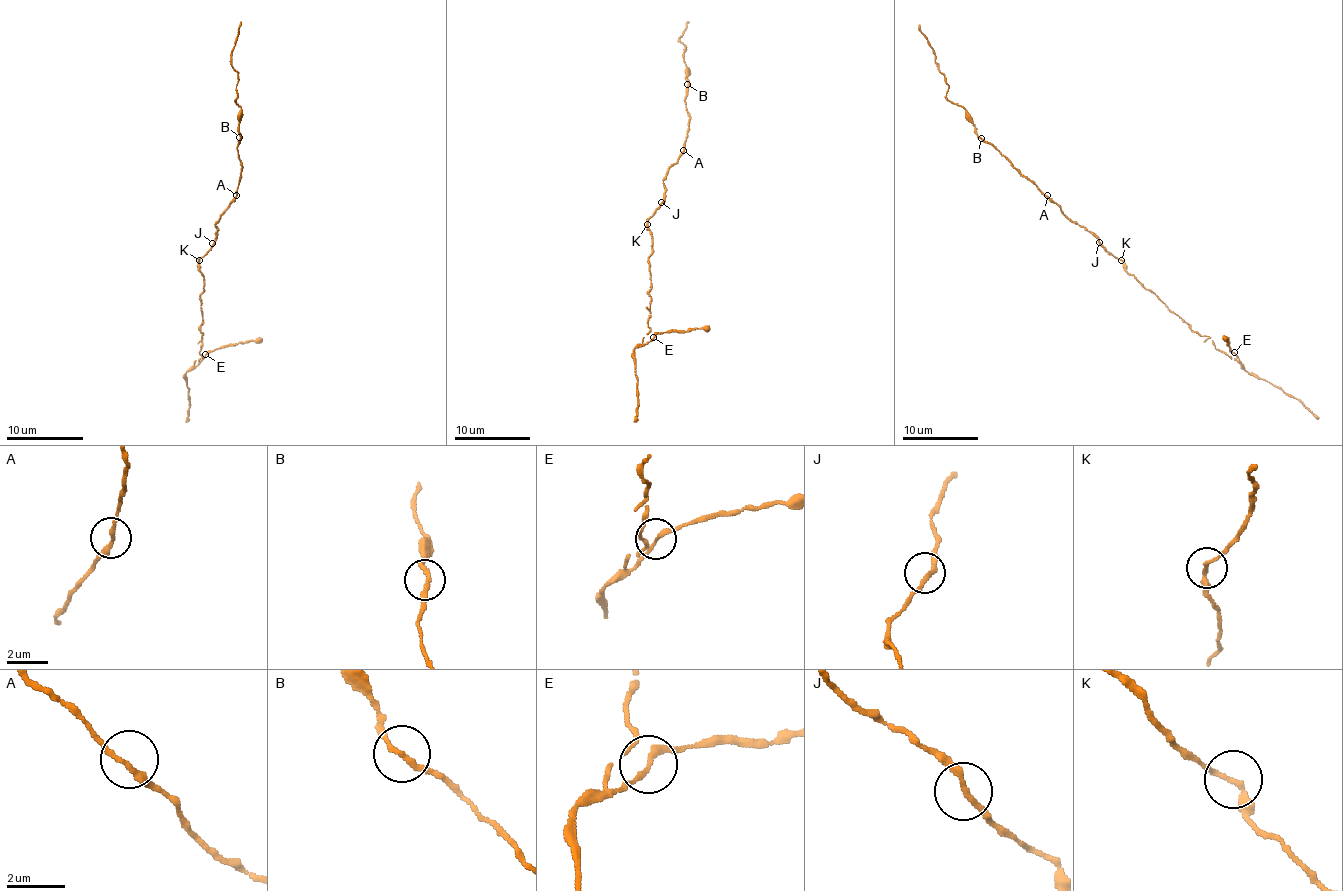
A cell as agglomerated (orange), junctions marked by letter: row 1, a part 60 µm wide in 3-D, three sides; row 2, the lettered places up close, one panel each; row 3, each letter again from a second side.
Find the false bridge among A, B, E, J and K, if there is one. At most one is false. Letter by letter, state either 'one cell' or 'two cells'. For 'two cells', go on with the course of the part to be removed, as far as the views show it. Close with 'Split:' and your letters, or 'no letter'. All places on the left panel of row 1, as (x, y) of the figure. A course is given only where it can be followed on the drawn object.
A: one cell
B: one cell
E: one cell
J: one cell
K: one cell
Split: no letter

